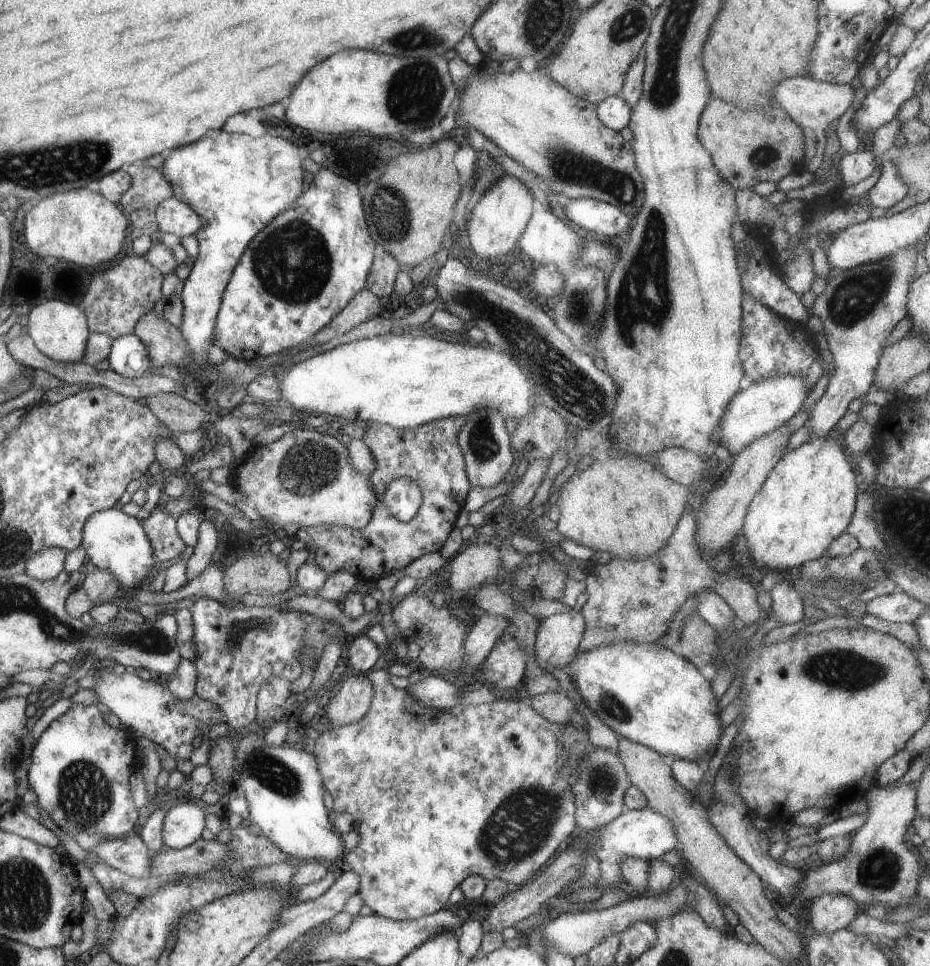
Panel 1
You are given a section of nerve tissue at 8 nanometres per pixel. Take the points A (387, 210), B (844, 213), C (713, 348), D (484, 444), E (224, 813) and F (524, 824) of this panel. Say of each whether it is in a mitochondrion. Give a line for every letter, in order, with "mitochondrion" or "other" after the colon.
A: mitochondrion
B: other
C: other
D: mitochondrion
E: other
F: mitochondrion

